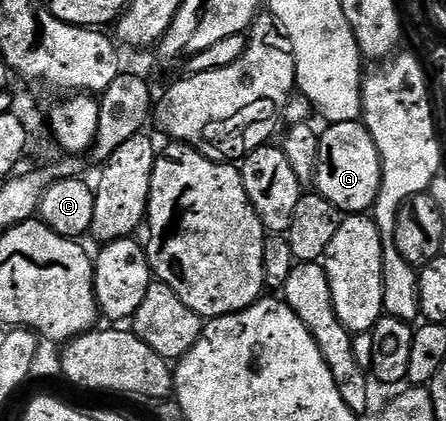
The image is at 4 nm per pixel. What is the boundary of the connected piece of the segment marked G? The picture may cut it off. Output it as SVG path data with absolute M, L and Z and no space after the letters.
M360 121L329 124L318 141L314 189L346 215L369 212L379 195L383 167L375 141Z

